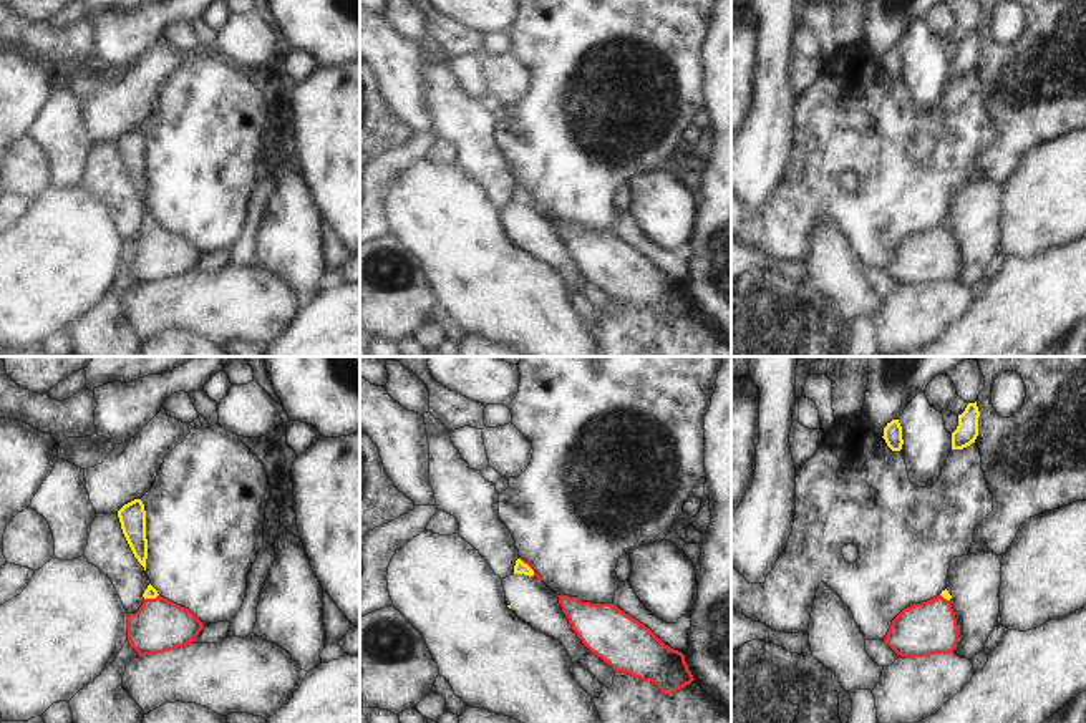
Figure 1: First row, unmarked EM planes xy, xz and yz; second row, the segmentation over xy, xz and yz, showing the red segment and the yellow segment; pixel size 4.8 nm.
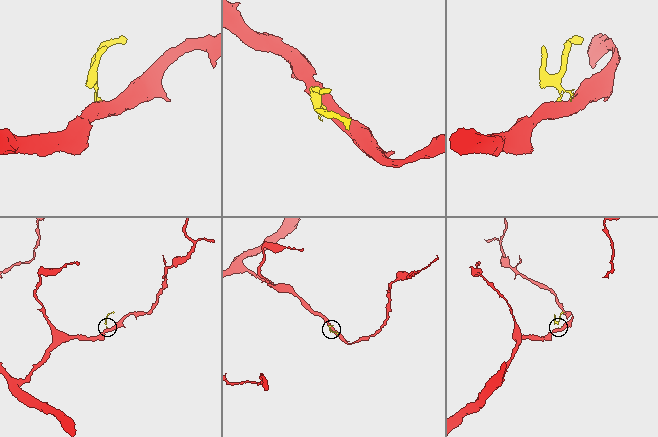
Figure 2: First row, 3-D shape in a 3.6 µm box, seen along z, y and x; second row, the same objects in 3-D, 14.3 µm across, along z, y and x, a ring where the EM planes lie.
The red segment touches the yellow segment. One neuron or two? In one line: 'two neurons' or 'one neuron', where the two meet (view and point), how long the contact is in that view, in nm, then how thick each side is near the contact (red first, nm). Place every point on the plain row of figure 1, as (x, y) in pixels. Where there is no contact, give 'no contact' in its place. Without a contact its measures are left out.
two neurons | xz (528, 193) | 120 nm | 20/60 nm

